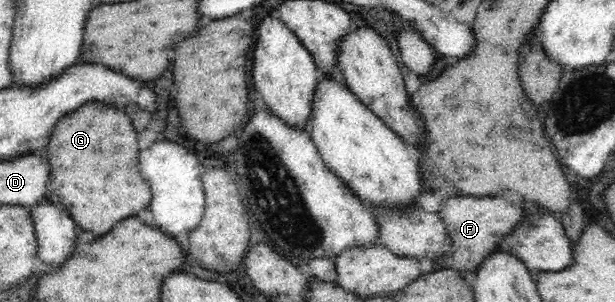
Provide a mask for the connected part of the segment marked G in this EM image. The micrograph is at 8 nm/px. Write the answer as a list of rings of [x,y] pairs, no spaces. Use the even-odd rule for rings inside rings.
[[[92,101],[84,103],[75,112],[61,118],[51,134],[51,142],[47,146],[47,158],[51,164],[51,186],[55,196],[59,196],[61,204],[69,210],[71,218],[79,224],[83,231],[91,231],[95,238],[107,235],[123,218],[137,216],[143,208],[152,202],[152,191],[148,183],[139,176],[139,148],[137,148],[137,132],[133,128],[133,120],[125,114],[125,110],[107,108],[107,103]]]

